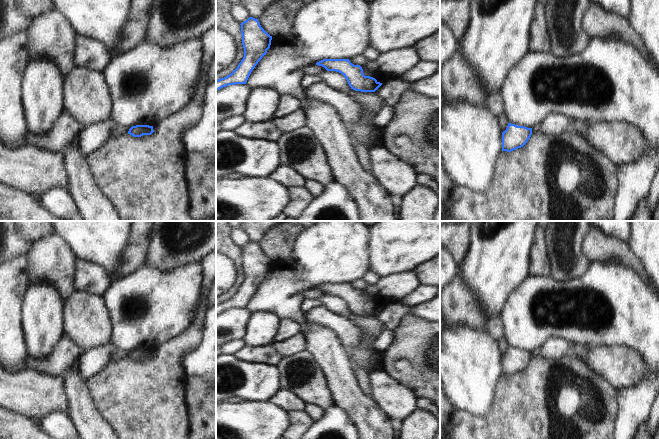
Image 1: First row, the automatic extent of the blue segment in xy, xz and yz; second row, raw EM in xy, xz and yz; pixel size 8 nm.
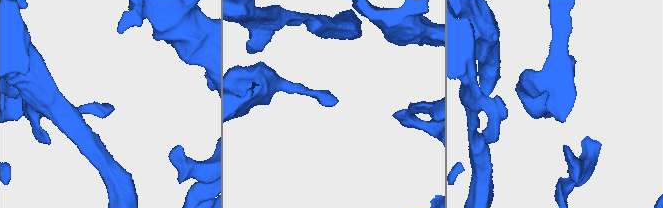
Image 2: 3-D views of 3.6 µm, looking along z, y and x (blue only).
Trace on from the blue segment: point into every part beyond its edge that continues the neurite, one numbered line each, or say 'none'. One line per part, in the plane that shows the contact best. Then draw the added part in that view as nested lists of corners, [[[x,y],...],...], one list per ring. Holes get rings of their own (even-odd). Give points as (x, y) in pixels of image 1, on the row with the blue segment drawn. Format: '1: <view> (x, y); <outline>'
none

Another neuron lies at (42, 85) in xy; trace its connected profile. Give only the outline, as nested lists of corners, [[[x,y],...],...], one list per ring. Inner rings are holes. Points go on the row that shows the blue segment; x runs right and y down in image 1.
[[[38,58],[29,61],[22,79],[22,104],[26,129],[31,135],[47,133],[58,116],[64,111],[64,78],[54,62]]]

